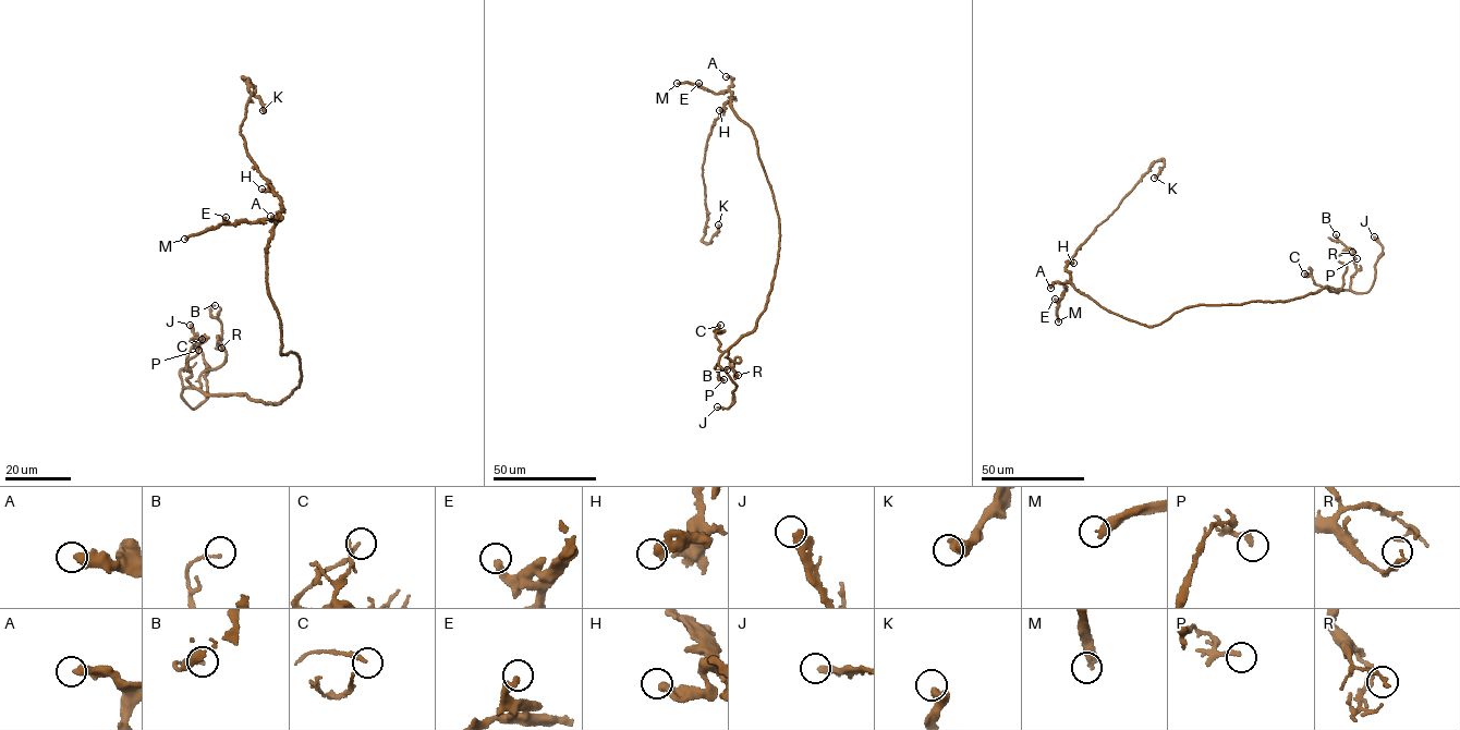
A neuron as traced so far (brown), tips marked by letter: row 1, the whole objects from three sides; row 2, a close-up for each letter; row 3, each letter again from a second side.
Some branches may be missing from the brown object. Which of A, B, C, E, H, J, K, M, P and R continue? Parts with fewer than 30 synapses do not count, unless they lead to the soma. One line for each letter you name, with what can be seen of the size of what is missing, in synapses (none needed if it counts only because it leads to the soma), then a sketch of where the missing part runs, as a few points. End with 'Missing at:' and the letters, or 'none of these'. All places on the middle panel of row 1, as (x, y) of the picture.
M: Roughly 300 synapses. Course of what is missing: (677, 83), (654, 94), (608, 77), (605, 85), (613, 93), (609, 100)
Missing at: J, M

